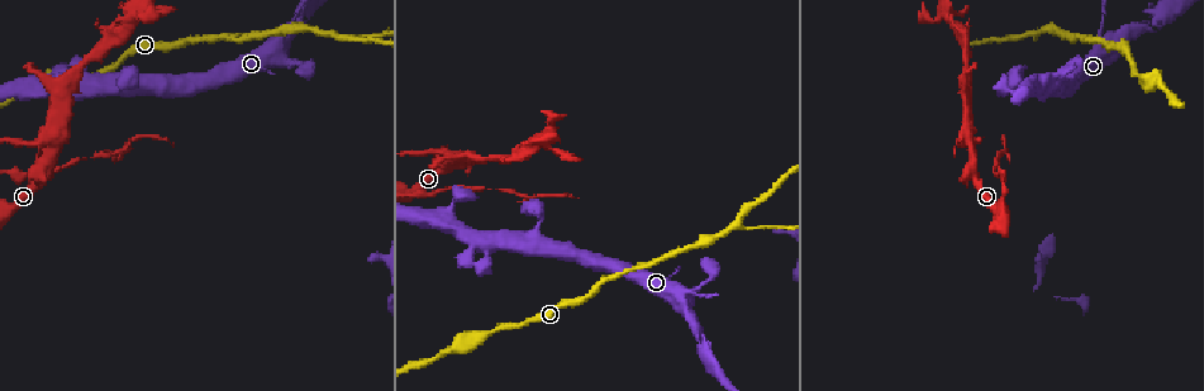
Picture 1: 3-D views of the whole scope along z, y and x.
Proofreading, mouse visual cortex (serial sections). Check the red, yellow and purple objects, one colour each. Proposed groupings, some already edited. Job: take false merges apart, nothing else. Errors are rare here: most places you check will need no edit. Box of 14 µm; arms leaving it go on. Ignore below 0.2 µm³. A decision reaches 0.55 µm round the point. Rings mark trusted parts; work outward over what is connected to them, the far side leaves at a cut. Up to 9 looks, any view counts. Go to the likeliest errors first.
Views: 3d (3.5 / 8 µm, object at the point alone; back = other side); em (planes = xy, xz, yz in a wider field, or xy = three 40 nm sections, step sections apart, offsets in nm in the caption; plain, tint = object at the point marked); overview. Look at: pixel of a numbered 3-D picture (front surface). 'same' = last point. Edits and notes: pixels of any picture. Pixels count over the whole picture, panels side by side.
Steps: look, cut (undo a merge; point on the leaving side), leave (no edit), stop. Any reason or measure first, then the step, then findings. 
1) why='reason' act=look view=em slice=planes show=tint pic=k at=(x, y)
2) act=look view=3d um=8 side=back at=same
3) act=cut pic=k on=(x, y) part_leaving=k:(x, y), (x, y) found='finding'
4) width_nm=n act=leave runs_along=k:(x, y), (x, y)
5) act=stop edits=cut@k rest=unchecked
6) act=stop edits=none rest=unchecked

why='side arm on a straight run' act=look view=3d um=3.5 pic=1 at=(733, 225)

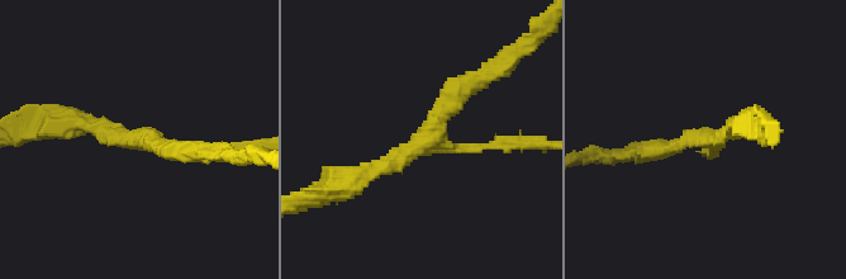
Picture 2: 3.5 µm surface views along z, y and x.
why='shape alone is not enough' act=look view=em slice=xy step=2 show=tint pic=2 at=(704, 135)

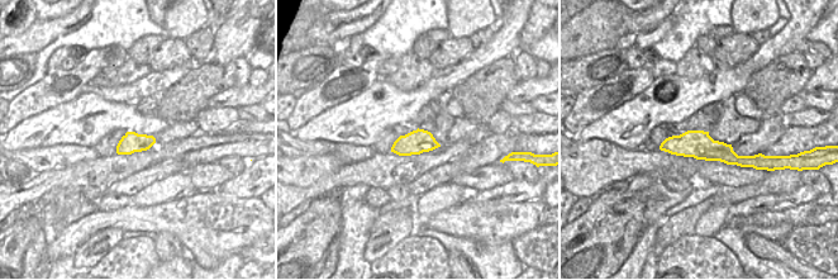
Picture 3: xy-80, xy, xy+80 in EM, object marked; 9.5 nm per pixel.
arm_widths_nm=100,200,250 act=leave runs_along=2:(353, 176), (421, 145), (479, 80) found='one cell here'

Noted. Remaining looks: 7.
why='arms part here' act=look view=3d um=8 pic=1 at=(52, 139)

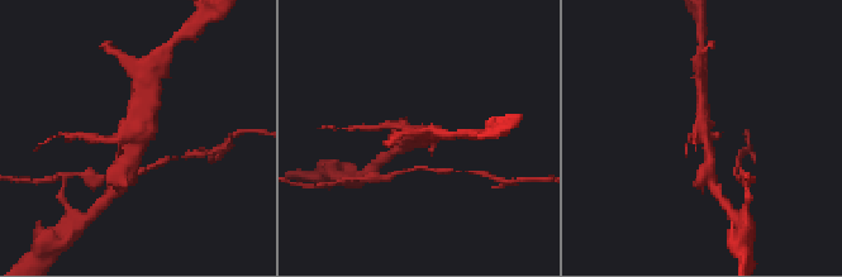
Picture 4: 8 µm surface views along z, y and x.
why='need the tissue' act=look view=em slice=xy step=5 show=tint pic=4 at=(131, 135)

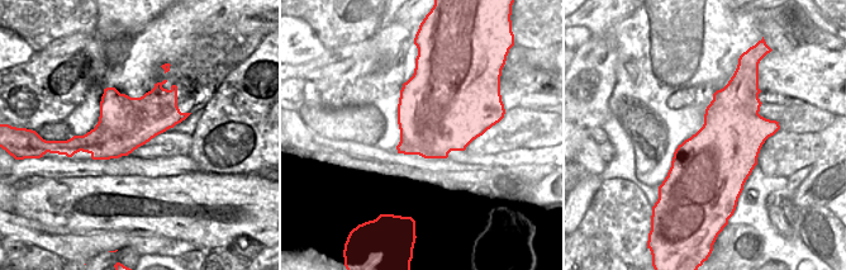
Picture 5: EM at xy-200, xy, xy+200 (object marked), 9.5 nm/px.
width_nm=800 act=leave runs_along=4:(122, 170), (144, 120), (144, 103) found='continuous, no second cell'

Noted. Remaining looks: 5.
why='two arms in line, one across' act=look view=3d um=3.5 pic=1 at=(140, 13)

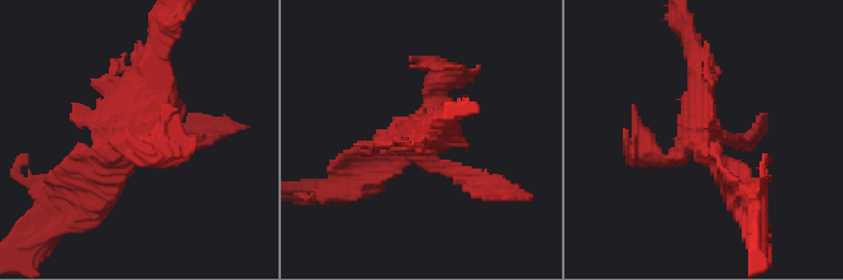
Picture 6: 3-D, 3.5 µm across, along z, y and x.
act=look view=em slice=planes show=tint pic=6 at=(138, 133)

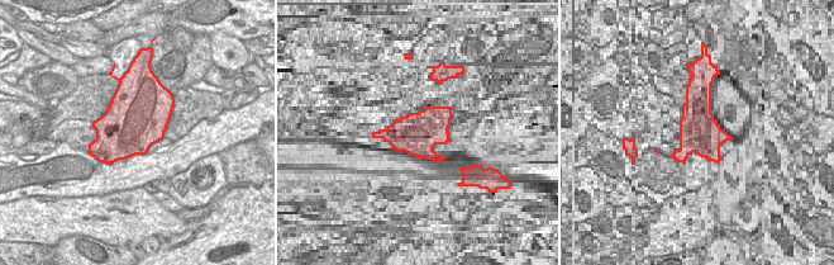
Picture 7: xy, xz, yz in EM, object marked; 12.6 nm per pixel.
act=look view=em slice=xy step=1 show=tint at=same

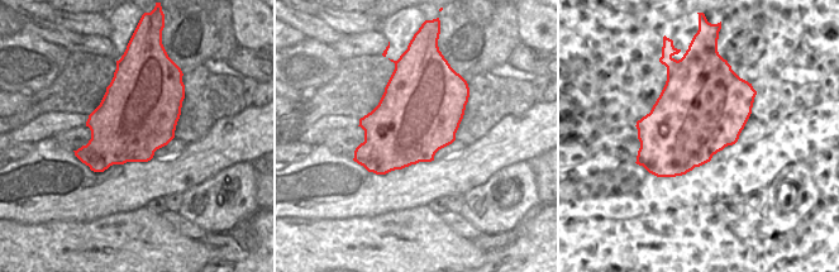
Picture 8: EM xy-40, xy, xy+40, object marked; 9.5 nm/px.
act=leave runs_along=6:(89, 198), (175, 81) found='continuous, no second cell'

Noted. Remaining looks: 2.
why='three-way junction' act=look view=3d um=3.5 pic=1 at=(276, 42)

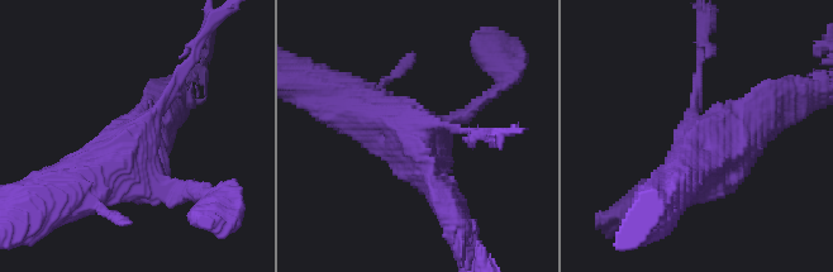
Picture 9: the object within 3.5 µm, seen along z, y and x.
act=look view=em slice=planes show=tint pic=9 at=(694, 128)

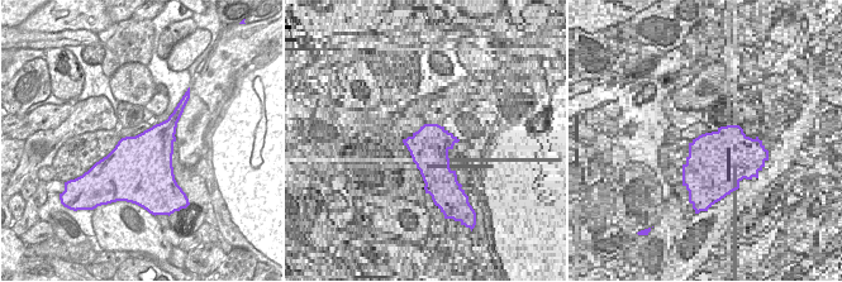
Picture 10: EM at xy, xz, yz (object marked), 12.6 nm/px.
act=leave runs_along=9:(347, 100), (410, 133), (441, 191) found='one cell here'

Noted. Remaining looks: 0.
act=stop edits=none rest=unchecked

